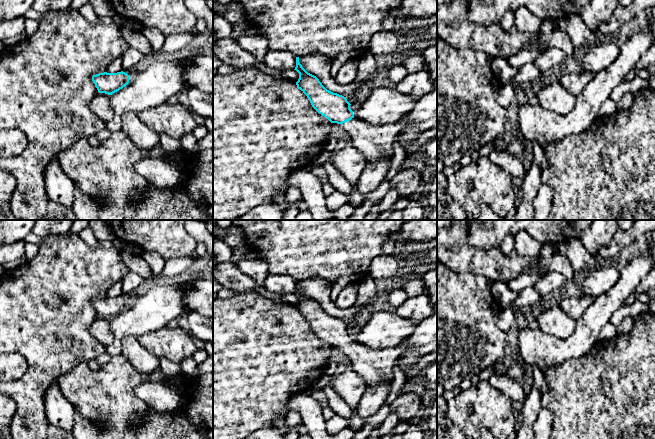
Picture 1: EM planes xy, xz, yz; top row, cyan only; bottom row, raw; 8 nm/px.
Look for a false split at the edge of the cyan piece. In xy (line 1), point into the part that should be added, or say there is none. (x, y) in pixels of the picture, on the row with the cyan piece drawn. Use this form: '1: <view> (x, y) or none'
1: none

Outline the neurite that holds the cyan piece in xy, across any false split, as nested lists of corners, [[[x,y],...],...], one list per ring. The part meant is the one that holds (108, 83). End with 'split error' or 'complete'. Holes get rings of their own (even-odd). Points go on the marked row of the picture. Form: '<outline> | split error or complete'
[[[121,71],[117,73],[99,73],[92,76],[92,81],[95,84],[99,93],[111,95],[129,83],[130,75]]] | complete

